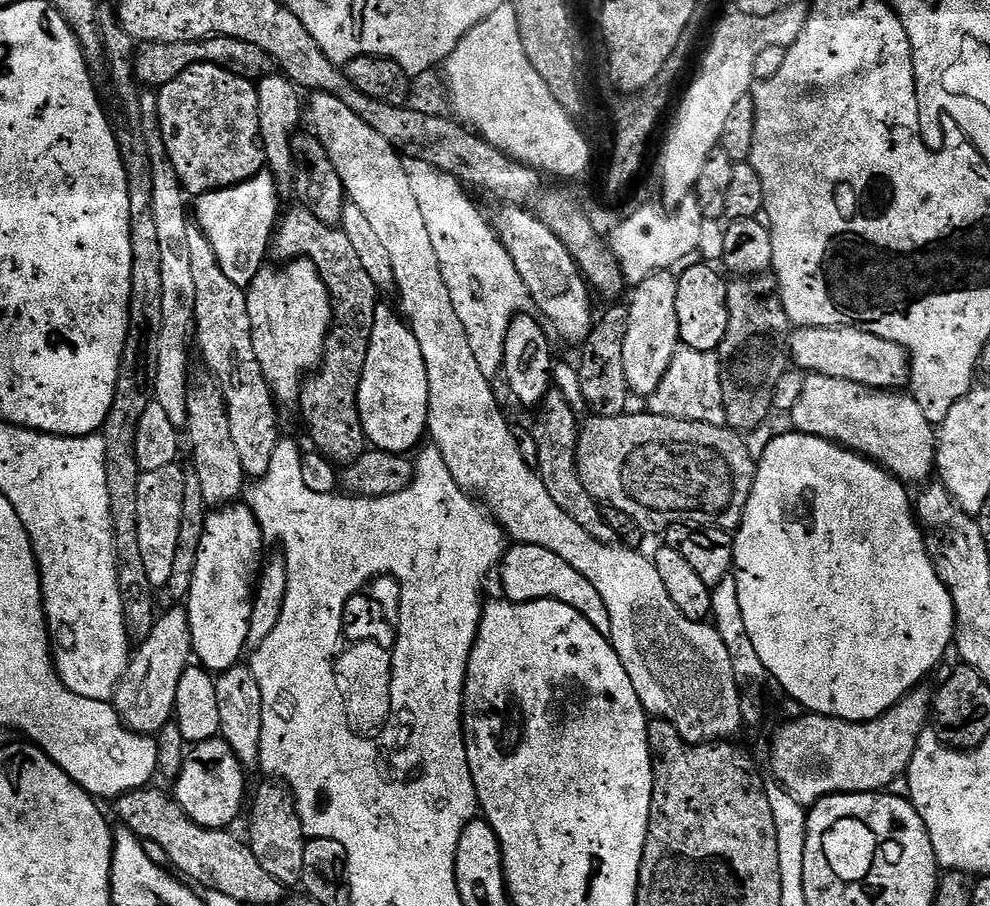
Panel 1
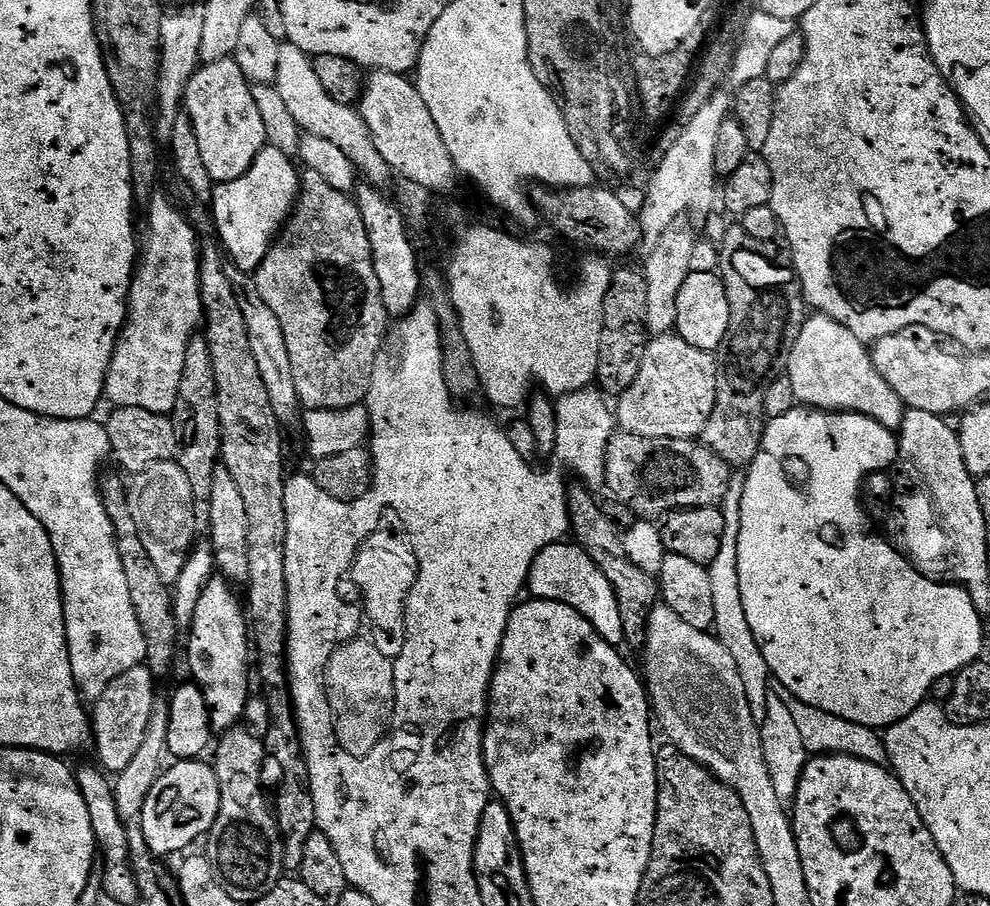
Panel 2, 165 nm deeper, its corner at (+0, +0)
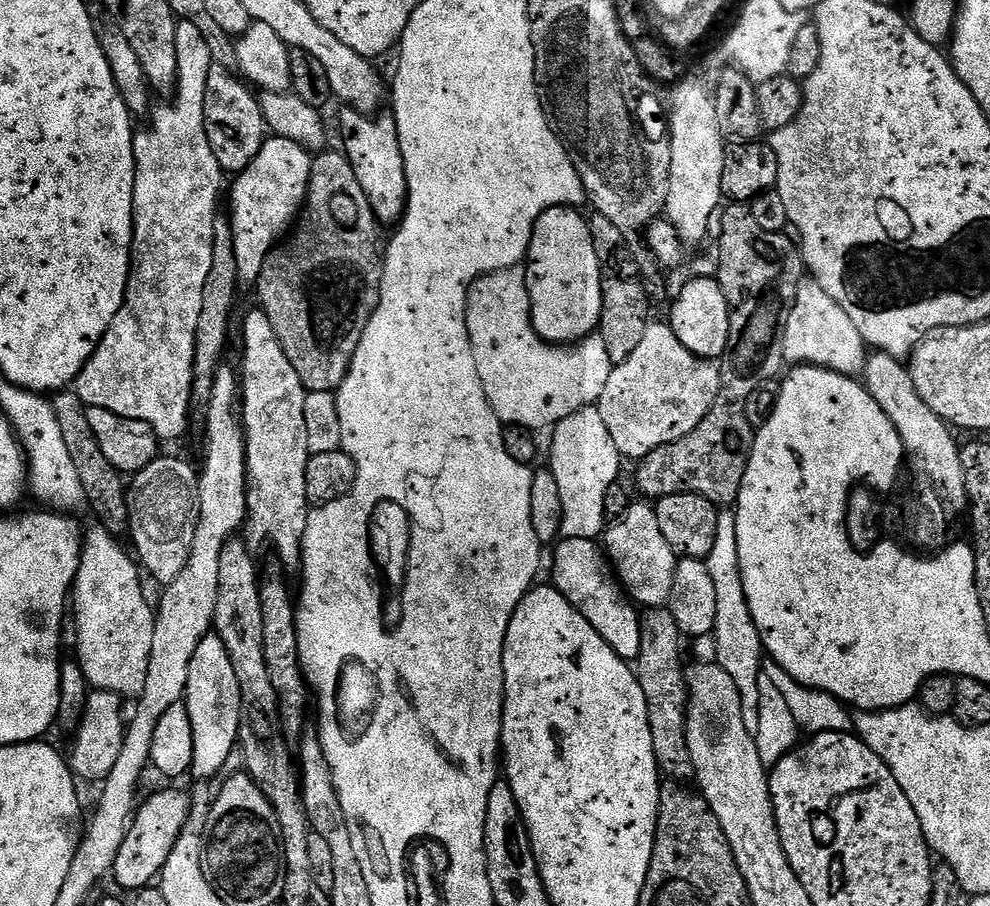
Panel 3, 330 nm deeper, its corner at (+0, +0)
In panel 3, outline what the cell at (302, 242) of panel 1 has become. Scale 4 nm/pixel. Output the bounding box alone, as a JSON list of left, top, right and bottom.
[254,150,384,393]

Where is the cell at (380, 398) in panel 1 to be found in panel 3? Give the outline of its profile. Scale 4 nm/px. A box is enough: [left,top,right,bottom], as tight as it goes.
[339,106,408,225]

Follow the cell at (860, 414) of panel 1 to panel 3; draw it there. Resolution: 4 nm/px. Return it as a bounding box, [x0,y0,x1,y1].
[785,278,869,378]

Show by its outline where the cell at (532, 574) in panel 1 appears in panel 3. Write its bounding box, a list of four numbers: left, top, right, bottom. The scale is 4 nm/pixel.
[551,536,642,661]

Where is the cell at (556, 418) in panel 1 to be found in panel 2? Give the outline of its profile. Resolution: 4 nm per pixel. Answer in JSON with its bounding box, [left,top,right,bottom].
[566,487,661,649]

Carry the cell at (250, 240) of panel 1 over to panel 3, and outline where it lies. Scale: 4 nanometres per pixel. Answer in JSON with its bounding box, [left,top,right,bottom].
[230,136,313,286]

